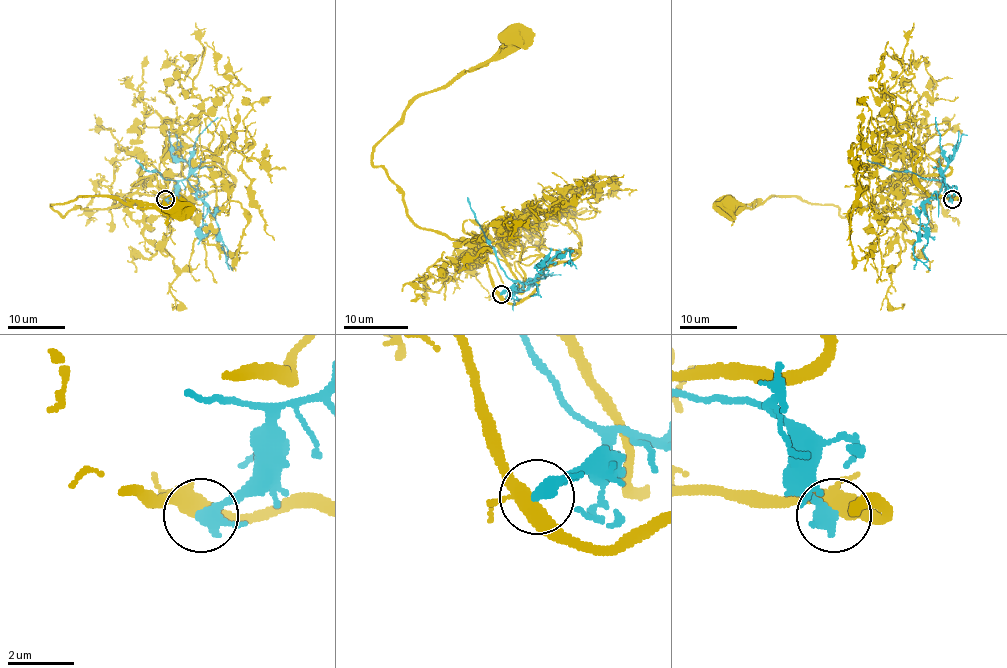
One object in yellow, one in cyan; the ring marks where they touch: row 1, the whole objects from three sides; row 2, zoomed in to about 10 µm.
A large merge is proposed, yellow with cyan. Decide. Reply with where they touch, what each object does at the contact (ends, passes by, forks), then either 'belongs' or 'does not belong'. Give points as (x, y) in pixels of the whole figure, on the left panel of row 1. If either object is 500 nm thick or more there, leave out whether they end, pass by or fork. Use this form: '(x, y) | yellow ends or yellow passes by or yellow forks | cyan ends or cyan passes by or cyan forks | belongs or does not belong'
(165, 199) | yellow forks | cyan passes by | does not belong

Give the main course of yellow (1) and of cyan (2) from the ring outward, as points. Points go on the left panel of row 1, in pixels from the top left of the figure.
1: (165, 199), (138, 193), (116, 205), (76, 206), (63, 216), (51, 206), (78, 196), (176, 203)
2: (165, 199), (185, 179), (215, 217), (226, 262), (227, 249), (220, 245)

